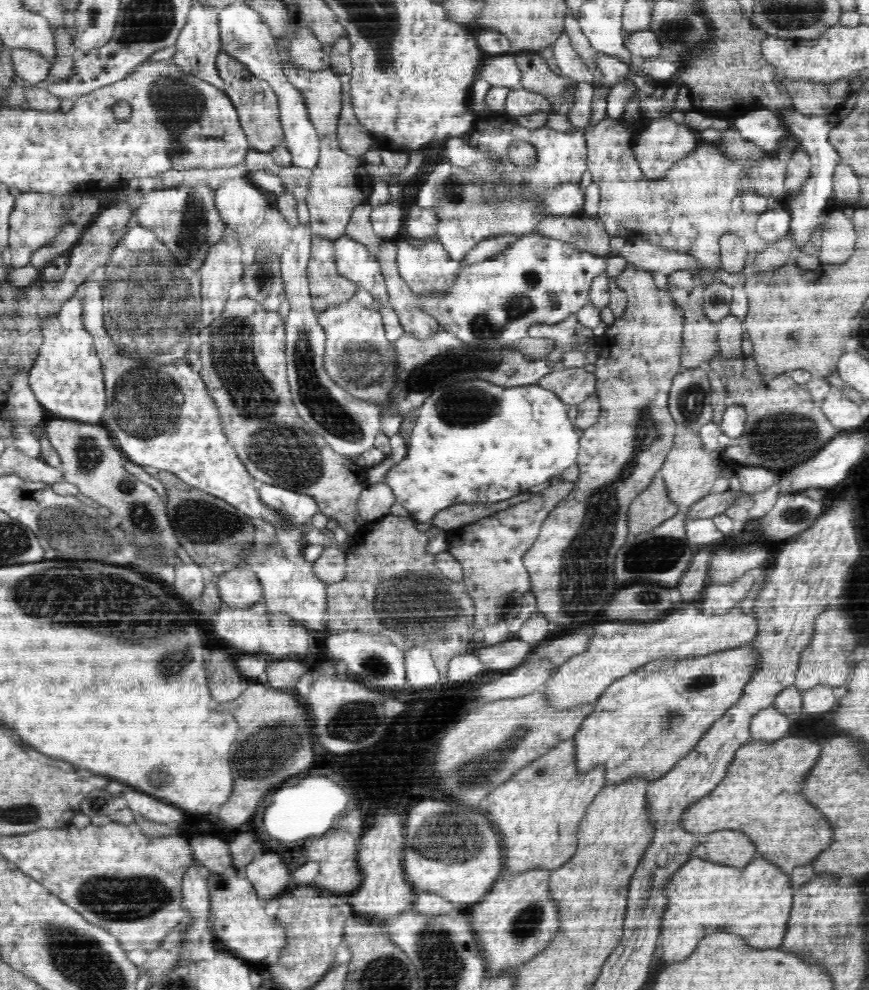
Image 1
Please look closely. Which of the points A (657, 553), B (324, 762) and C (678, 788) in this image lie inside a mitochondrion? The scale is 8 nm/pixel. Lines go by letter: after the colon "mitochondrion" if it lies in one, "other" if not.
A: mitochondrion
B: other
C: other

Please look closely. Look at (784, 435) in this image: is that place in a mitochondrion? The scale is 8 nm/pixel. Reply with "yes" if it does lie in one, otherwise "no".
yes

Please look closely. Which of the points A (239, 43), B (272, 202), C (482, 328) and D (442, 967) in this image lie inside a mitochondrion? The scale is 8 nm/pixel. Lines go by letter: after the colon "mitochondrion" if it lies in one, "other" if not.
A: mitochondrion
B: other
C: mitochondrion
D: mitochondrion

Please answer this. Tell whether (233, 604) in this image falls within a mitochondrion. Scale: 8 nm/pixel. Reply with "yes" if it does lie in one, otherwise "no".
no

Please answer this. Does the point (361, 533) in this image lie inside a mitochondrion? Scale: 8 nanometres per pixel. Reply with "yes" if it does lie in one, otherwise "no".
no

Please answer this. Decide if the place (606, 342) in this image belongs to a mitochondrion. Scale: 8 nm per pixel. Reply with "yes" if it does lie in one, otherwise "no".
no

